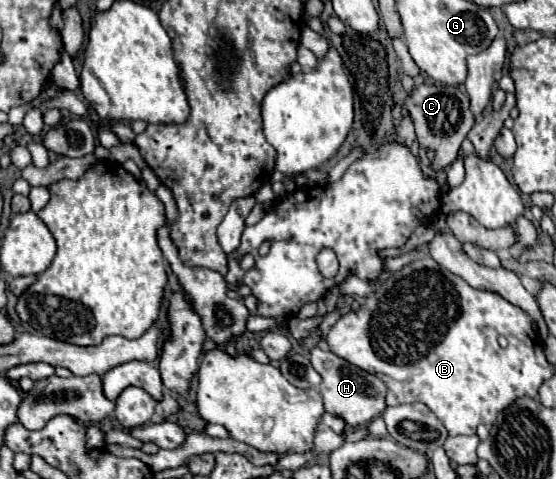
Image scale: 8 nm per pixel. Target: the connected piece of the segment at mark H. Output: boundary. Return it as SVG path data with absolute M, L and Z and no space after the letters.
M321 347L311 349L311 365L323 377L321 385L319 385L319 393L323 397L325 409L329 413L341 417L349 427L367 425L367 423L371 423L371 419L375 419L377 415L381 415L385 411L387 387L377 375L371 375L371 373L351 365L349 361L337 357L335 353L323 351Z

